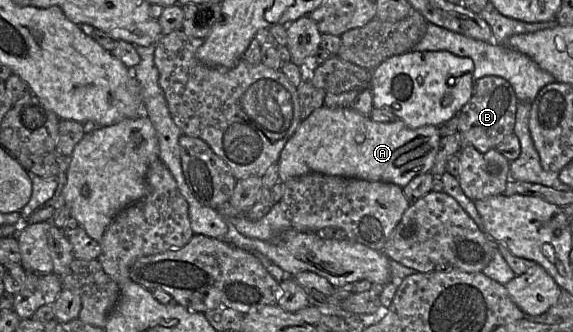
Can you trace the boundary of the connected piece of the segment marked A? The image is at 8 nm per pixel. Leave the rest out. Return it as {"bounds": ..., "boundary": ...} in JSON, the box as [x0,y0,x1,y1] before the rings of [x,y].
{"bounds":[278,106,441,188],"boundary":[[[323,106],[302,120],[281,151],[278,165],[280,181],[308,173],[382,181],[403,188],[414,177],[430,173],[441,135],[437,126],[409,128],[396,119],[379,123],[351,107]]]}

